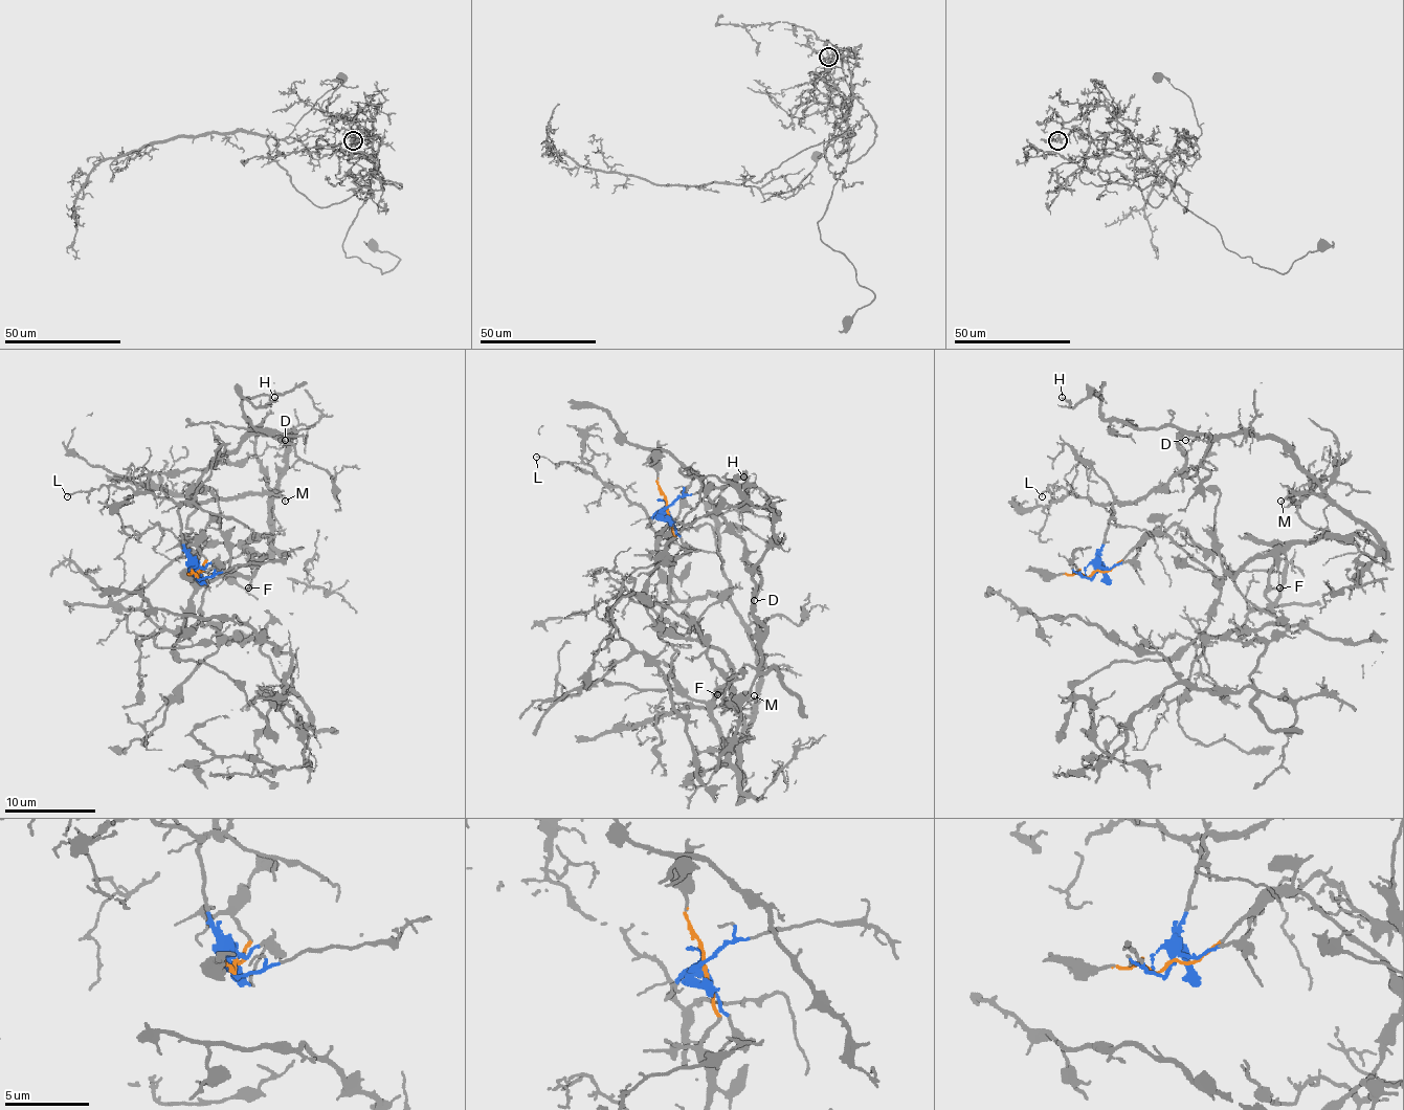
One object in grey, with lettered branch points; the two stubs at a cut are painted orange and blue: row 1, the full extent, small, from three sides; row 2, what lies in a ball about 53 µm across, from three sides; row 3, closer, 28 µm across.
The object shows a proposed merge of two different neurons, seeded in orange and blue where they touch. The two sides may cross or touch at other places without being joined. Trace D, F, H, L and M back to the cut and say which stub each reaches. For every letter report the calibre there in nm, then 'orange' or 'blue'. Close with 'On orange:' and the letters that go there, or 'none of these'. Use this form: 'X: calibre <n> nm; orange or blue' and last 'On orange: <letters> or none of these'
D: calibre 90 nm; blue
F: calibre 120 nm; orange
H: calibre 190 nm; blue
L: calibre 100 nm; blue
M: calibre 110 nm; blue
On orange: F

